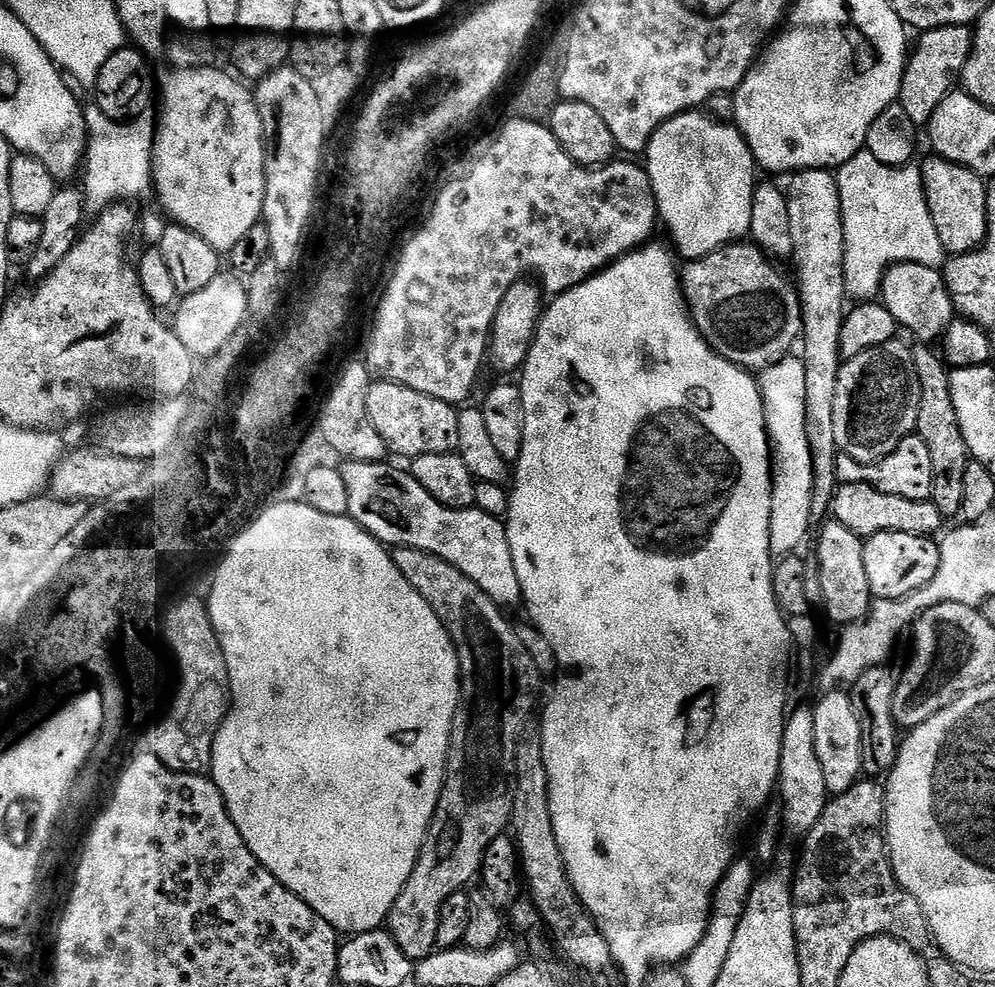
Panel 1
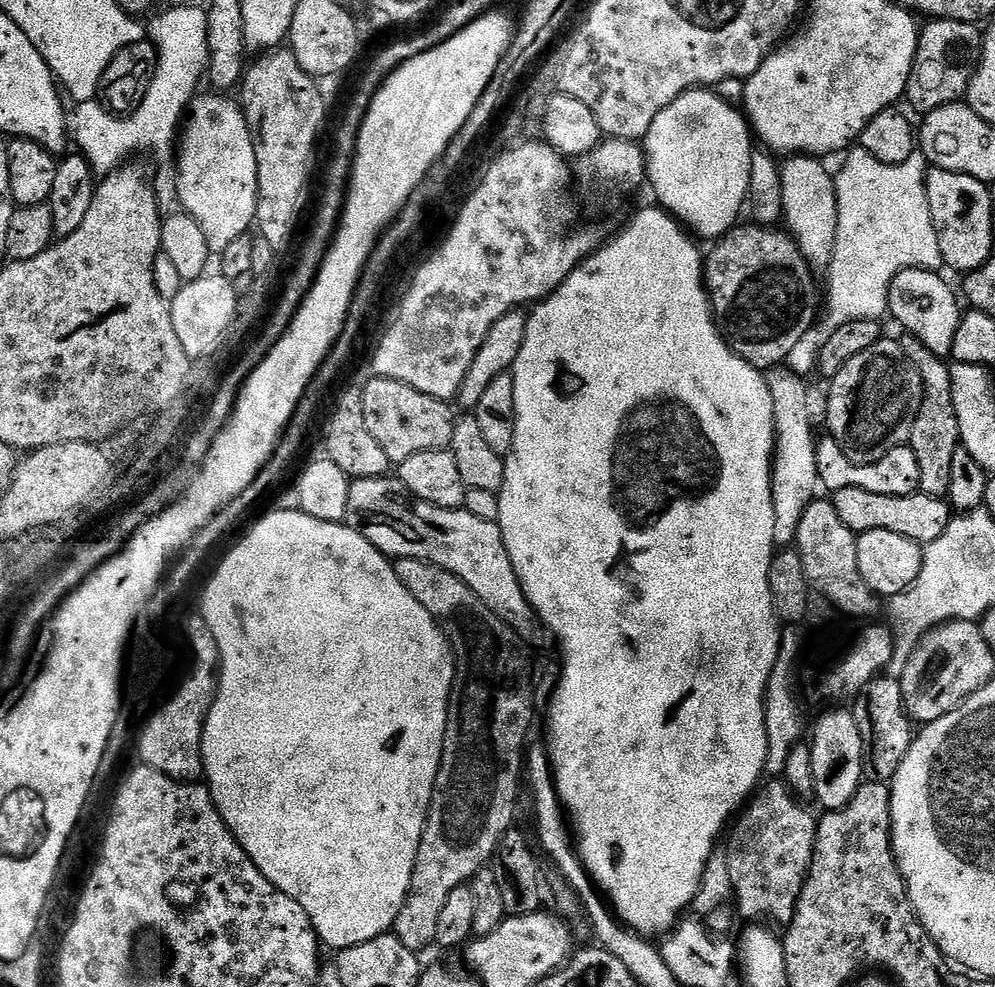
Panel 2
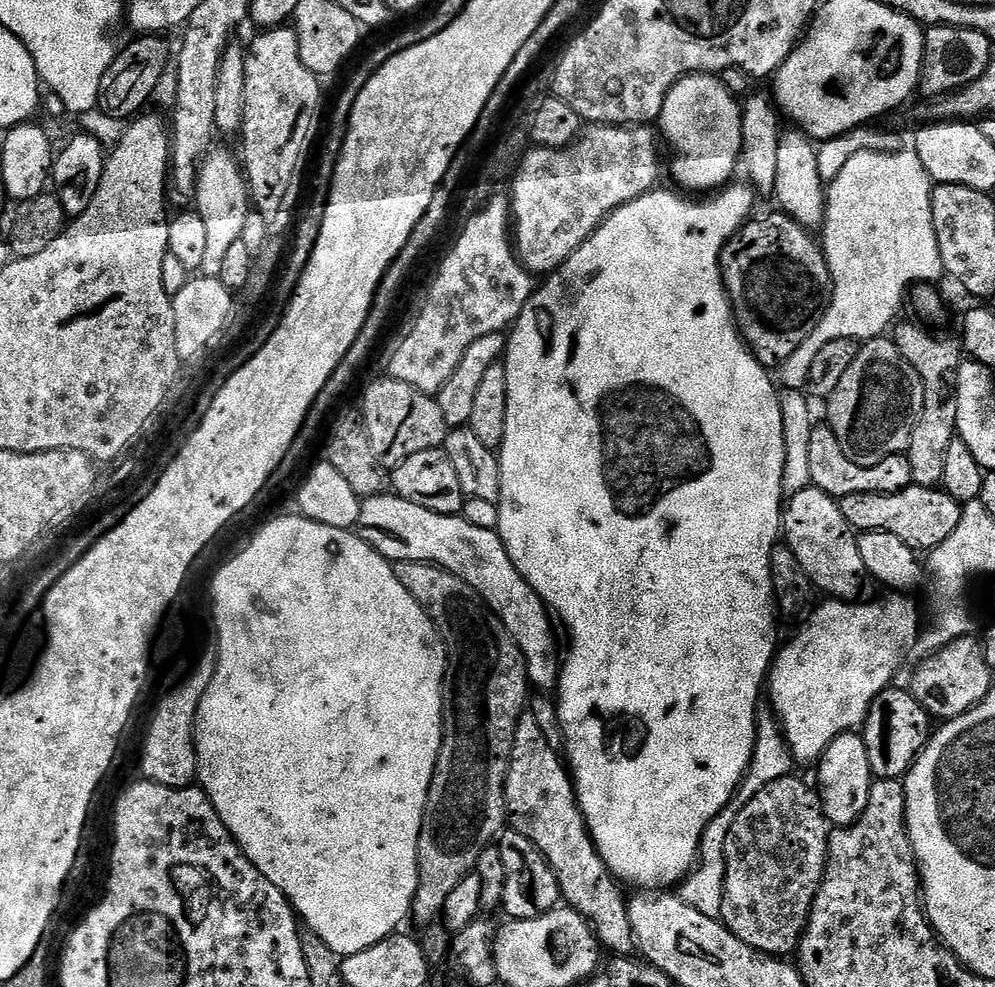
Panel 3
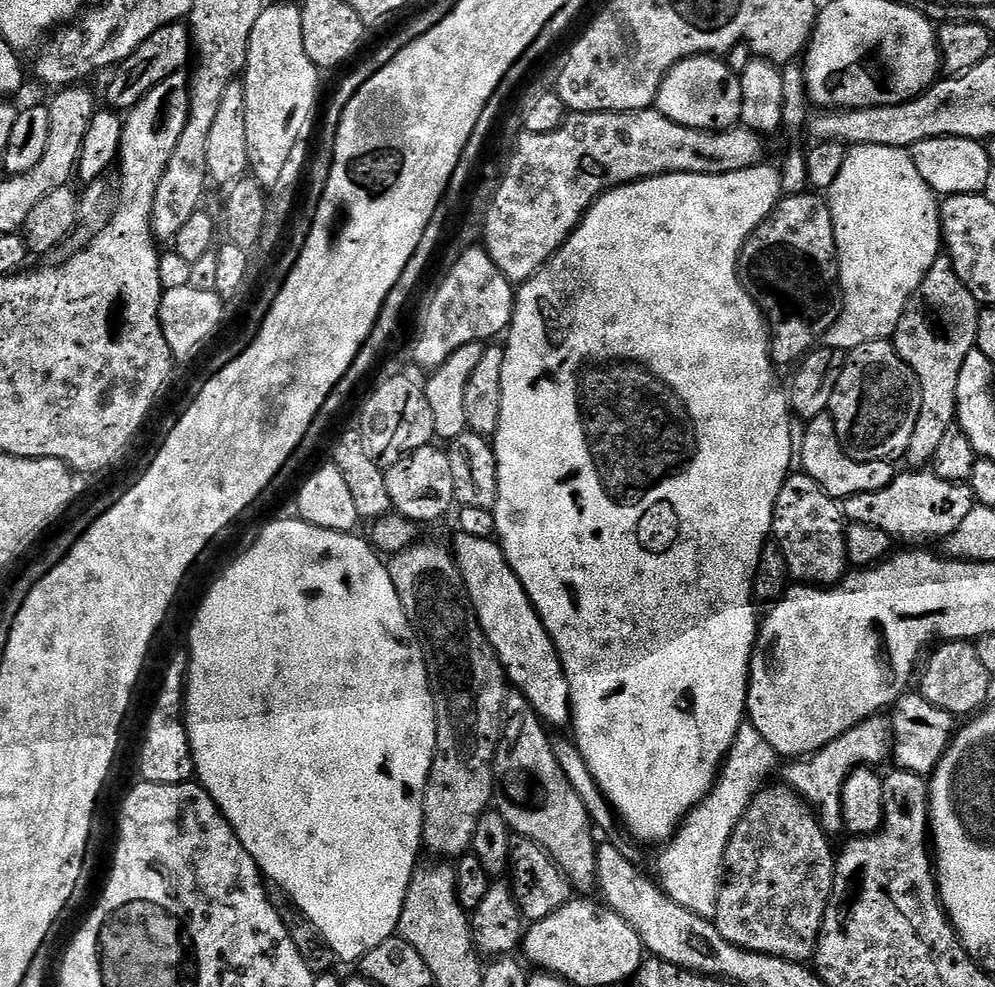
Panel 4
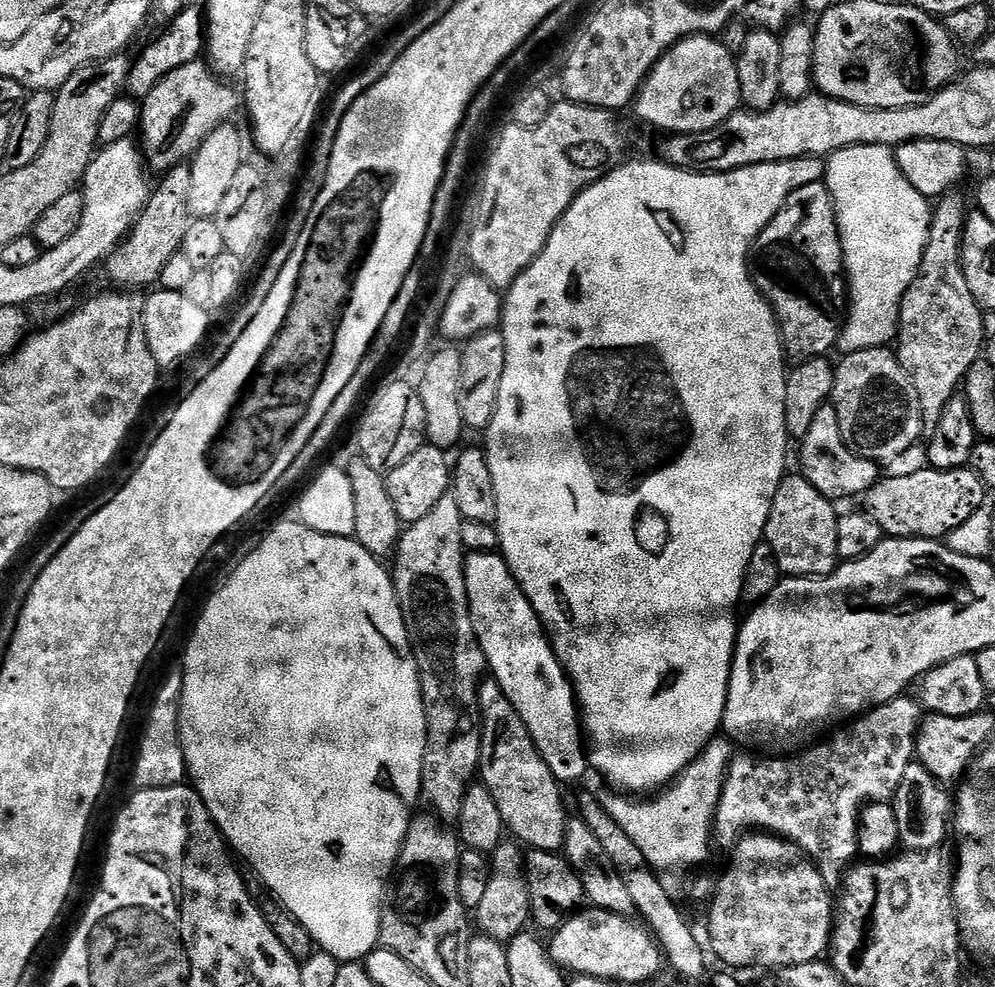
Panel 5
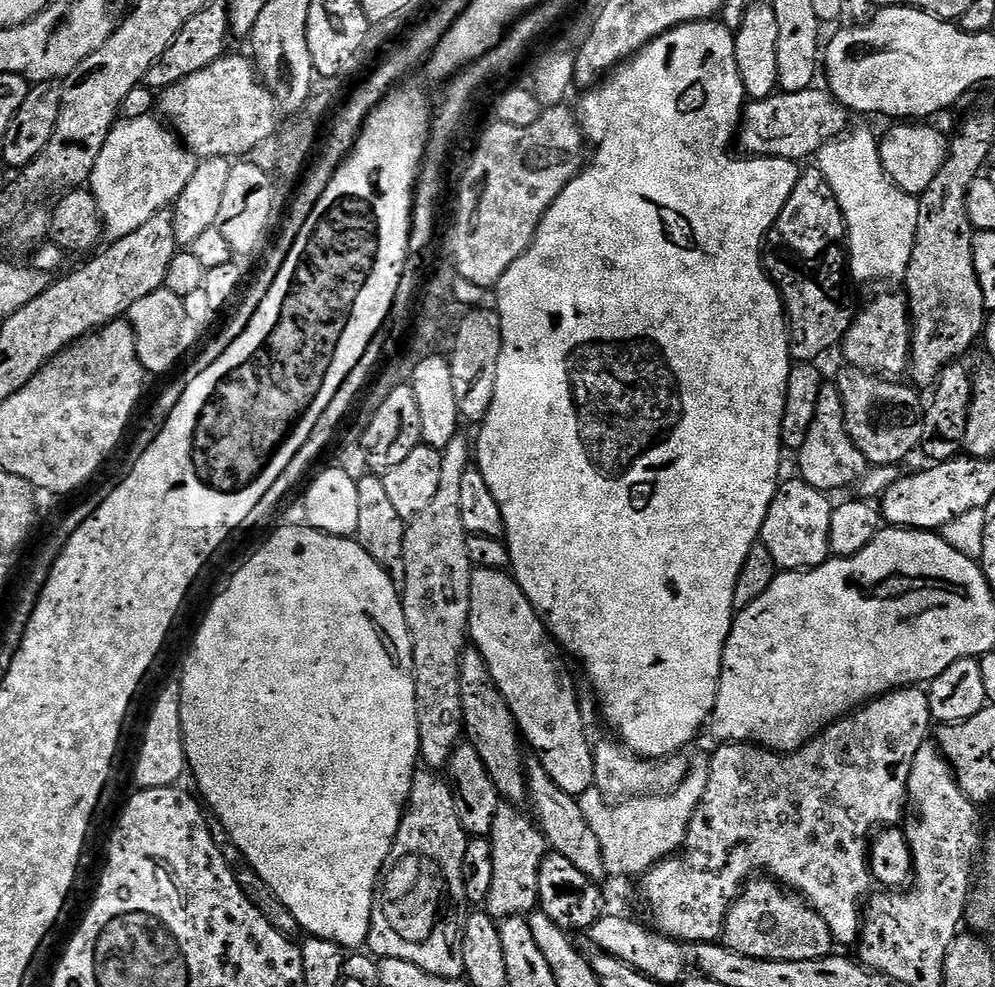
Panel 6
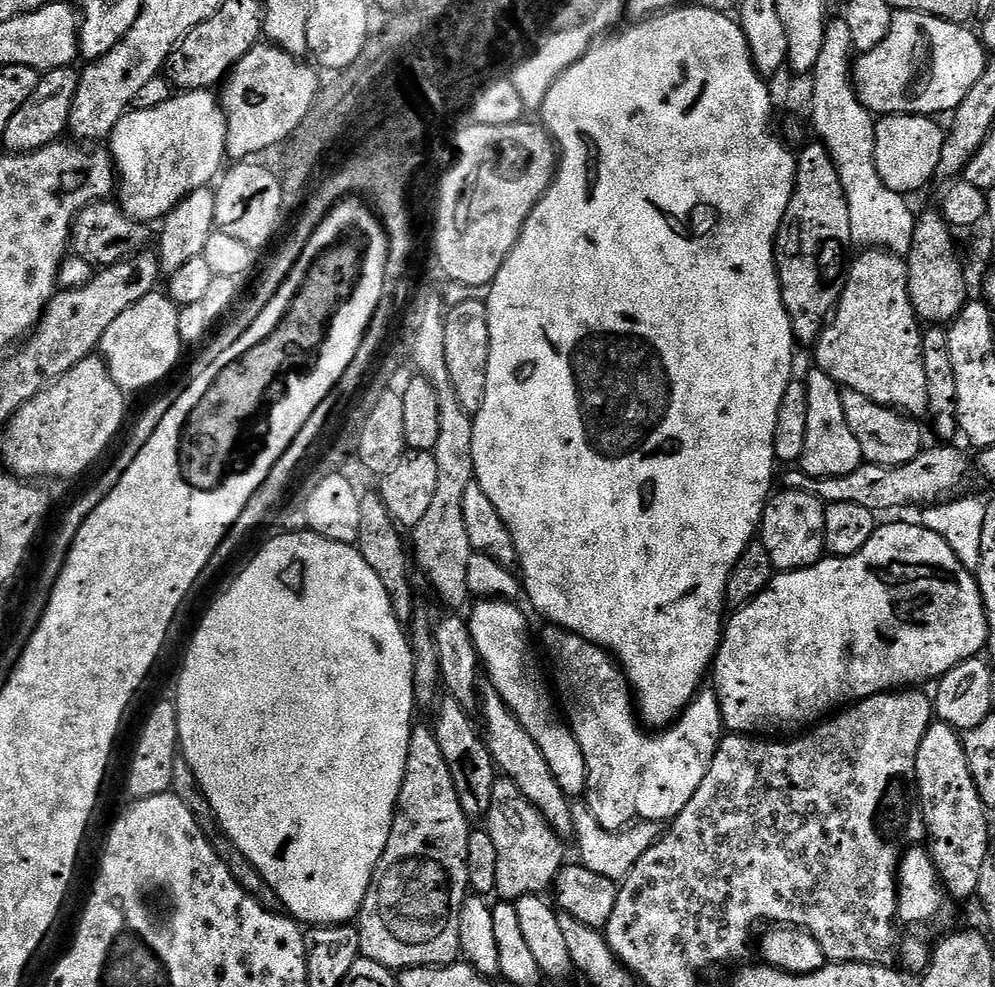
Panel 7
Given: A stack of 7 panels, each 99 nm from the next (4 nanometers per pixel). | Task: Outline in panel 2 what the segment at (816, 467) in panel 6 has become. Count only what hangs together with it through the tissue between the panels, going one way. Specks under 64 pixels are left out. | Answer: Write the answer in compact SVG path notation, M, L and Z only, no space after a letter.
M824 434L819 437L816 445L816 465L818 466L819 487L821 489L828 488L829 493L847 488L857 488L858 490L870 490L870 494L912 496L920 491L922 482L918 458L910 446L890 450L890 454L886 454L886 458L878 458L878 462L852 464L833 436Z

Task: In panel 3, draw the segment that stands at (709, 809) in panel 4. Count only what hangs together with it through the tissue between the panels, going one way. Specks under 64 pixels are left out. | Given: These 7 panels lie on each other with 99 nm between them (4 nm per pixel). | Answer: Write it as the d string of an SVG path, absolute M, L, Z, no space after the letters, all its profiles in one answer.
M768 706L757 707L756 745L748 772L740 781L740 787L732 795L732 801L706 826L704 837L700 840L698 863L679 885L678 895L681 900L694 906L694 910L700 911L701 914L706 914L706 918L720 920L722 898L724 897L724 879L726 878L726 854L724 853L726 834L730 834L730 826L734 826L734 818L742 810L742 806L746 806L746 802L750 802L750 798L754 798L754 794L758 794L758 790L766 790L766 786L770 786L770 782L778 782L778 778L793 775L793 772L792 750L788 747L788 742L784 738L775 712Z

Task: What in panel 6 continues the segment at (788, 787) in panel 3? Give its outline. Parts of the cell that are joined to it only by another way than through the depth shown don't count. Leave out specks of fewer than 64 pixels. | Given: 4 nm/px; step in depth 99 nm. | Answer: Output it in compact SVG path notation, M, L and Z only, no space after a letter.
M753 878L744 885L740 897L733 902L724 923L723 943L731 952L746 958L773 960L774 962L814 962L833 955L834 941L826 922L812 909L807 900L789 894L771 878Z

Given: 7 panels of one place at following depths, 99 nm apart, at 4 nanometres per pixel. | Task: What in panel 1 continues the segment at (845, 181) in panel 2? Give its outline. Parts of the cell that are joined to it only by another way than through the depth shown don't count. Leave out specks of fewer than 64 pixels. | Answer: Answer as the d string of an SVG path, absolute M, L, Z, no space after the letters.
M862 150L850 162L835 173L838 198L842 202L842 226L844 227L844 285L848 296L860 302L868 302L880 296L884 275L893 264L921 264L937 270L943 269L946 253L938 230L934 230L934 218L930 218L930 206L926 202L924 183L919 167L892 167L883 165L874 154Z

